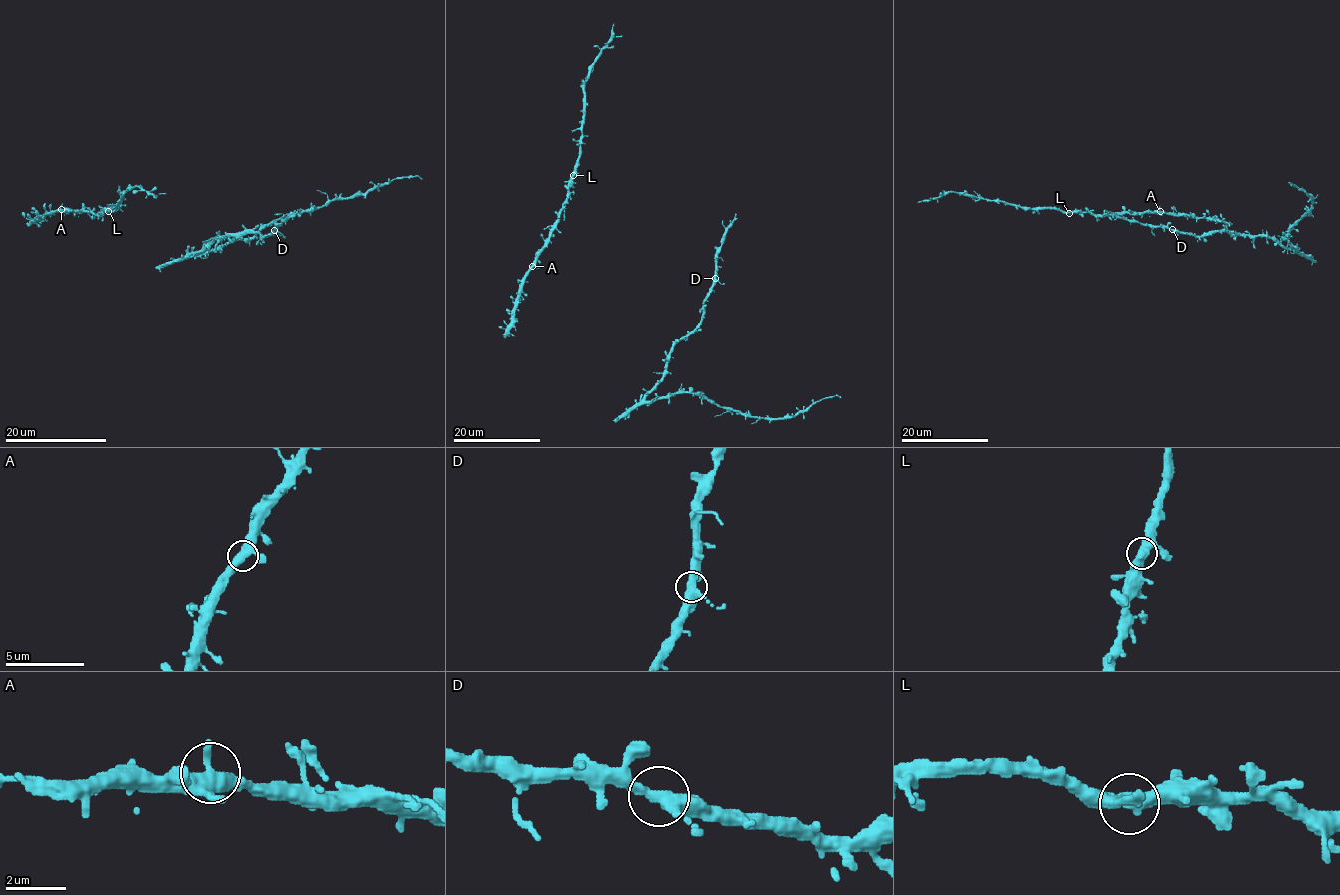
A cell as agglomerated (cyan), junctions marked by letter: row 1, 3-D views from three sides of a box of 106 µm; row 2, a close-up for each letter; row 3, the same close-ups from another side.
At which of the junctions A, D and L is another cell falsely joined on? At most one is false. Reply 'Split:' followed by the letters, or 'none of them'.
Split: none of them

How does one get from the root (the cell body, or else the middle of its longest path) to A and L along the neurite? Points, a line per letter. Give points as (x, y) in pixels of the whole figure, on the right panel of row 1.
A: (1229, 226), (1216, 219), (1160, 211)
L: (1229, 226), (1216, 219), (1165, 213), (1069, 213)

